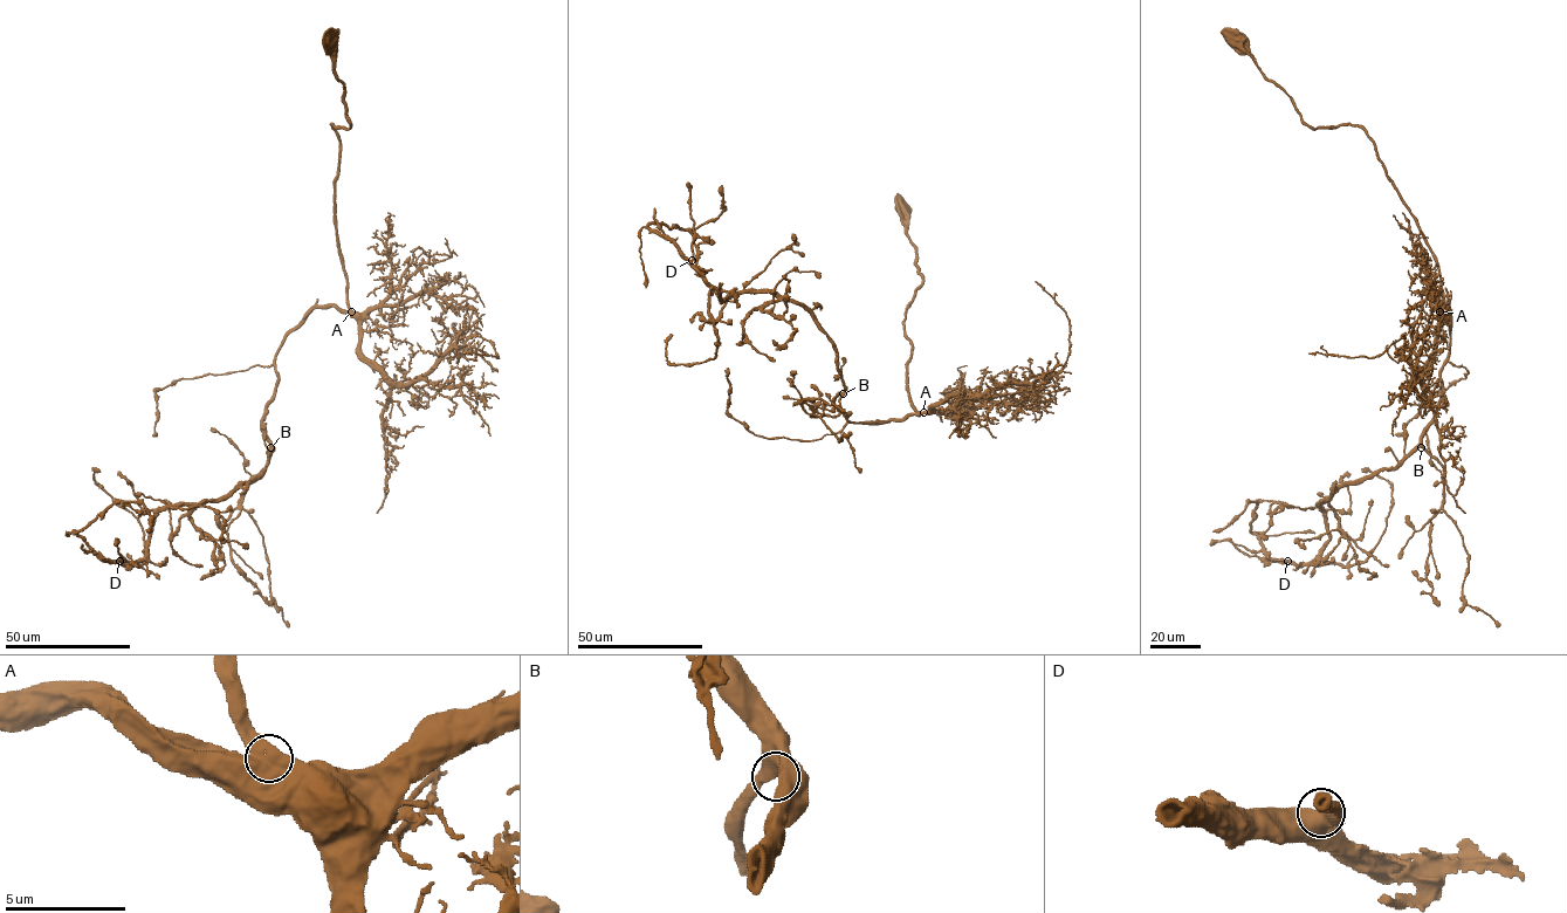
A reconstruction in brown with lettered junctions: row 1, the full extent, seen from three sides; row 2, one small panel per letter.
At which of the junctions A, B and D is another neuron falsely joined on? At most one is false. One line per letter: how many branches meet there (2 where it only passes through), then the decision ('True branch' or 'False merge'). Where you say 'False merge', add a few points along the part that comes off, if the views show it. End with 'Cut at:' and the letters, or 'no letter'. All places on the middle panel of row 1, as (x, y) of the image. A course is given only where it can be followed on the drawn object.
A: Branches: 2. True branch
B: Branches: 2. True branch
D: Branches: 2. True branch
Cut at: no letter

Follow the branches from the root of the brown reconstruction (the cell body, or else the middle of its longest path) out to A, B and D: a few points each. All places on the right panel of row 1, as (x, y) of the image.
A: (1236, 40), (1289, 96), (1305, 124), (1358, 124), (1373, 142), (1437, 266), (1440, 311)
B: (1236, 40), (1305, 124), (1363, 130), (1434, 256), (1441, 311), (1449, 309), (1450, 351), (1421, 447)
D: (1236, 40), (1305, 124), (1363, 130), (1449, 309), (1442, 397), (1422, 440), (1324, 500), (1326, 547), (1287, 561)

